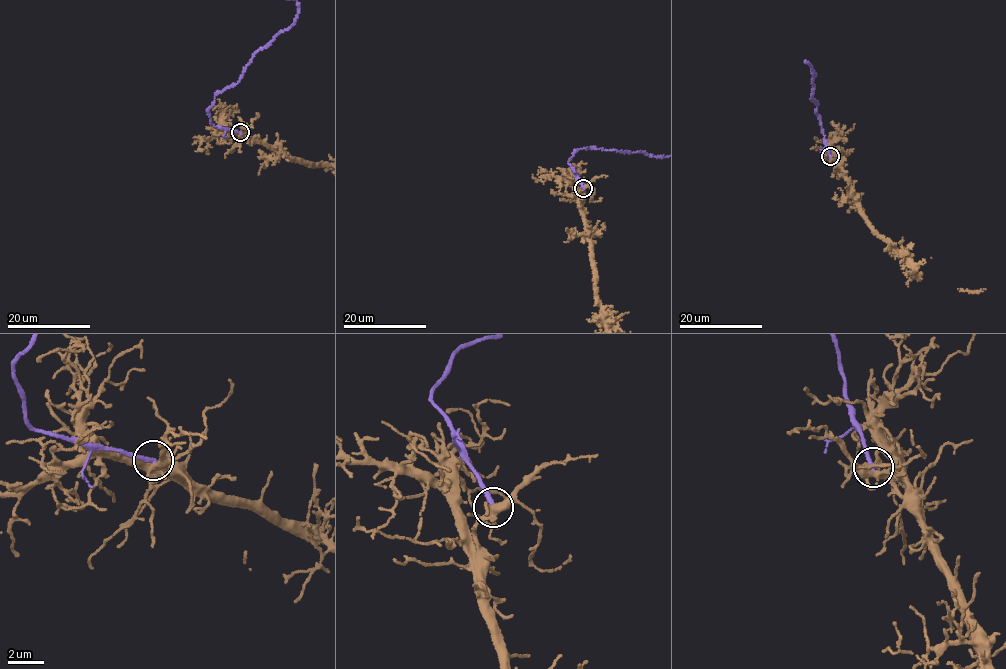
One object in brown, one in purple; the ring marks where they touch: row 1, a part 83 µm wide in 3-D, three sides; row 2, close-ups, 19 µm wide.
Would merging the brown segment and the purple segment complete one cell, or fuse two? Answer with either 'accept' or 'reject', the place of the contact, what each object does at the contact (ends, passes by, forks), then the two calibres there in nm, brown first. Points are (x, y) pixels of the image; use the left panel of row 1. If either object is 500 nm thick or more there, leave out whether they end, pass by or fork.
reject; at (240, 132); brown forks there; purple ends there; 340 nm thick on the brown side, 240 nm on the other

